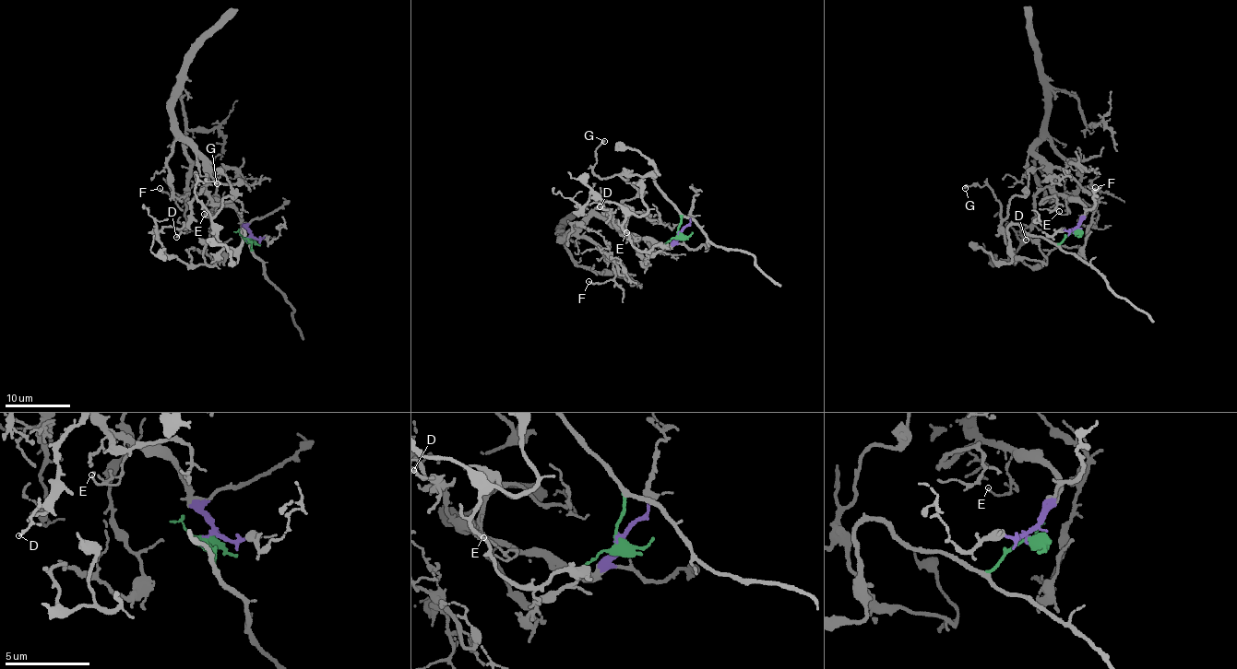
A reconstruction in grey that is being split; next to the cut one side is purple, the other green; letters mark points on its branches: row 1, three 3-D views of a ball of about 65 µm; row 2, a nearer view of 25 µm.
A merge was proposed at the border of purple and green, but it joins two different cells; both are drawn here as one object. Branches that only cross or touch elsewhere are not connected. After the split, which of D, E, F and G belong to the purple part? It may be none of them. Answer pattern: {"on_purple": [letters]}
{"on_purple": ["D", "E", "F"]}

